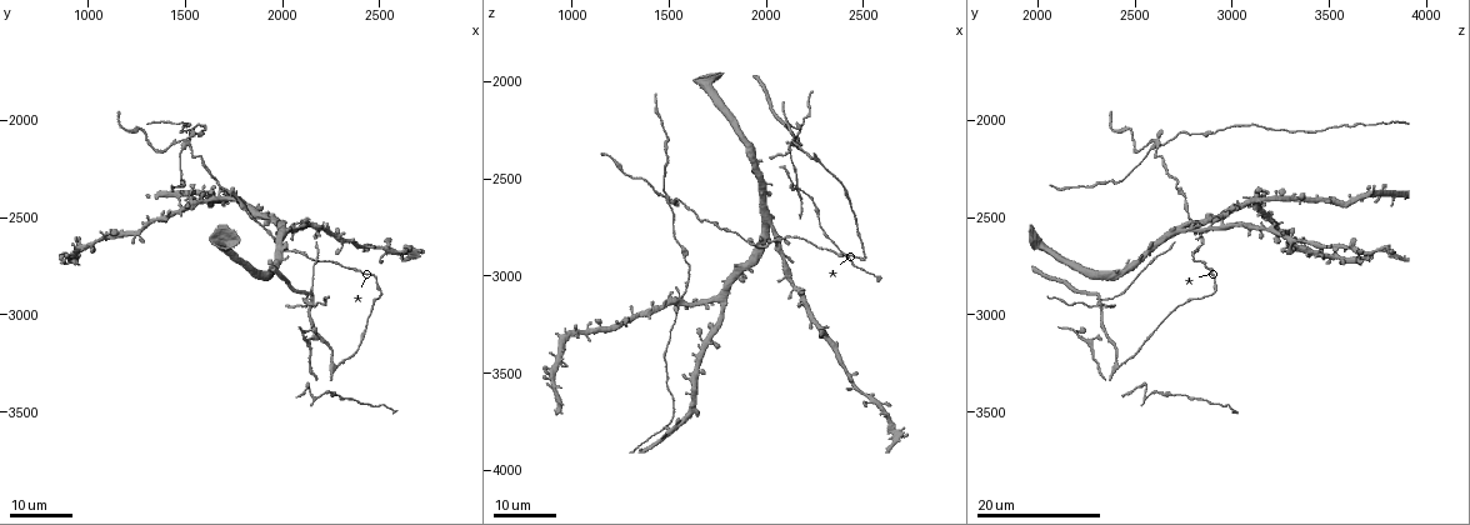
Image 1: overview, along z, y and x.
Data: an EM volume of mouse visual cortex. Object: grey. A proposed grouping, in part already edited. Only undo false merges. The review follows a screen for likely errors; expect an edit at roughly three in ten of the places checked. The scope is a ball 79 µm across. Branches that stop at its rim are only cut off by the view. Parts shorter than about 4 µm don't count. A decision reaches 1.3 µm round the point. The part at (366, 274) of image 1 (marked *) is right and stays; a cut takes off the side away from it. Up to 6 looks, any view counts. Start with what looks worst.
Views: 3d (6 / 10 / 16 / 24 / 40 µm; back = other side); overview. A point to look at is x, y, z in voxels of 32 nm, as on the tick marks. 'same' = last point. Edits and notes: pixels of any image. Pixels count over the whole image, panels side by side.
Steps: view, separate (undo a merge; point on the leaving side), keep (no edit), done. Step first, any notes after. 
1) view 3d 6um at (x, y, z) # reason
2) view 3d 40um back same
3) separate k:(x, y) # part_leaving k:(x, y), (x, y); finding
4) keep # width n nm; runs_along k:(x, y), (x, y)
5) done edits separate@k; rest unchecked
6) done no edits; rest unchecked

view 3d 16um at (2190, 3110, 2350) # branch point

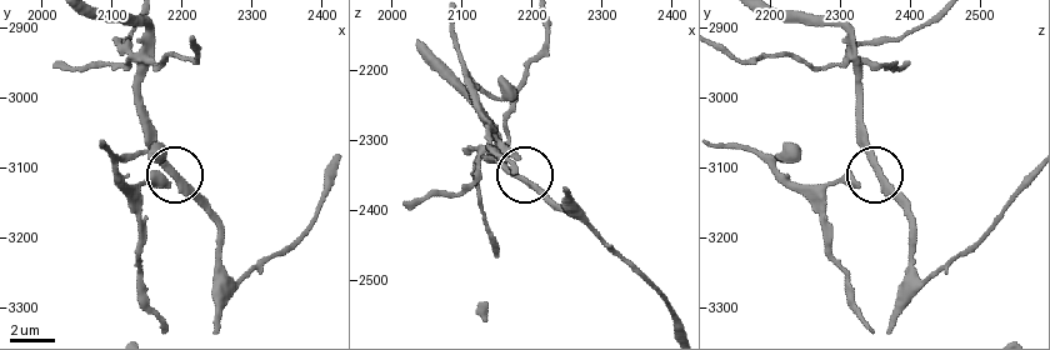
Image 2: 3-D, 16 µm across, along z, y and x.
view 3d 10um at (2195, 3110, 2355) # closer look

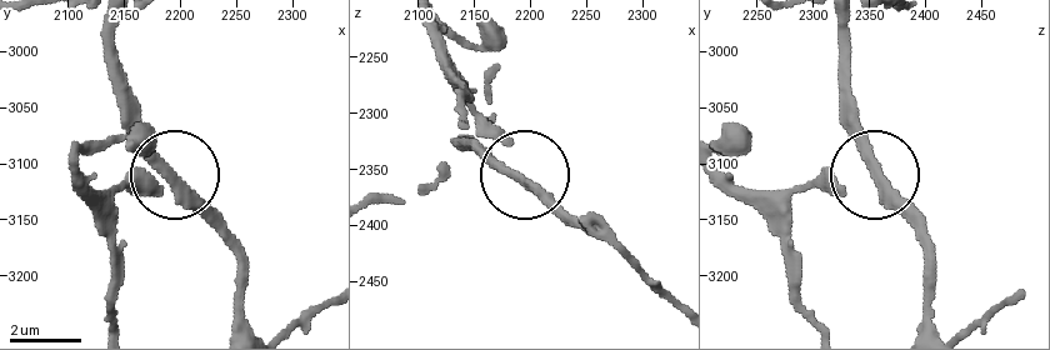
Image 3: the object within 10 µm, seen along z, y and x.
keep # side_arm 25 um; runs_along 3:(254, 326), (243, 246), (123, 115); one neuron here

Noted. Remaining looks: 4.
view 3d 24um at (1900, 2550, 2820) # a fork

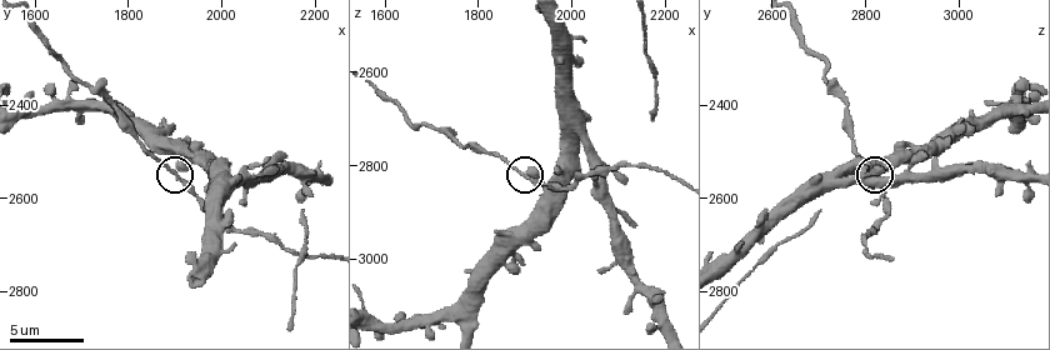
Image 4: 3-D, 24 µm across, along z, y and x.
view 3d 6um at (1905, 2545, 2820)

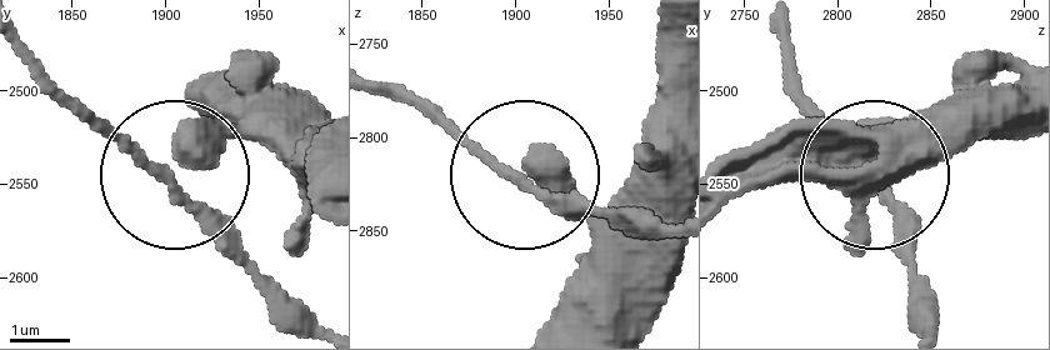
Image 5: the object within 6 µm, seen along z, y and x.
keep # arms 3; runs_along 5:(311, 319), (181, 184), (261, 99); continuous, no second neuron

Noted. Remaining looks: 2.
view 3d 16um at (2500, 2880, 2910) # sudden change in width

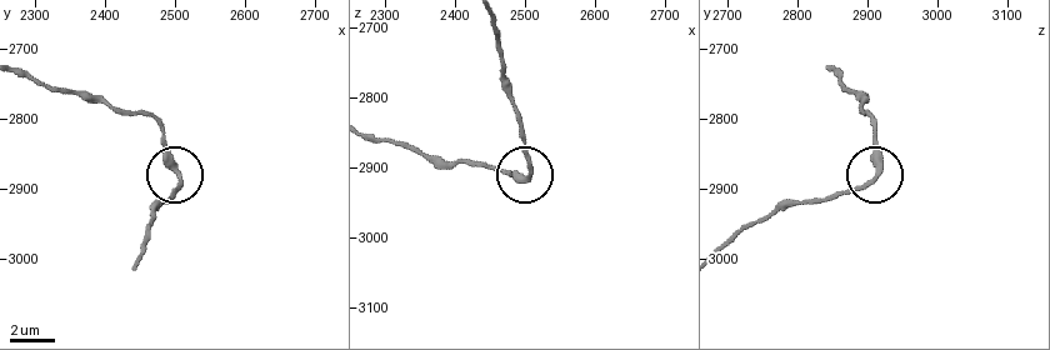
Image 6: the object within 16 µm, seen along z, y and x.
view 3d 10um at (2510, 2890, 2905) # zoom in

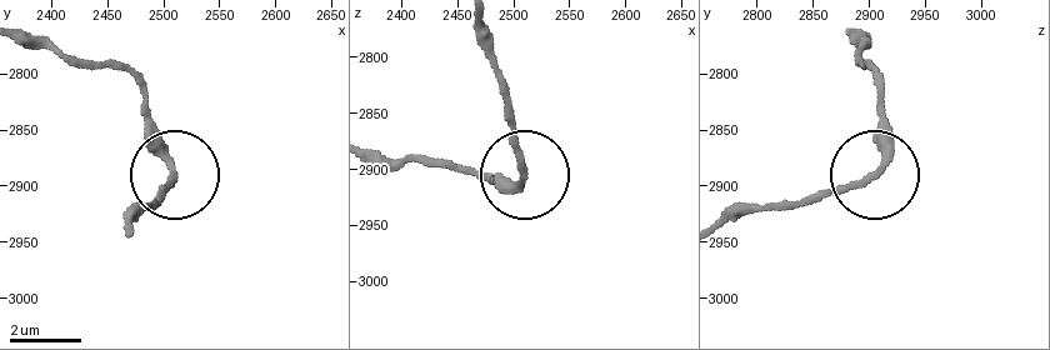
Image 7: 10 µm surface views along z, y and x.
keep # width 240 nm; runs_along 7:(93, 63), (140, 89), (146, 143), (170, 173), (161, 206); all the same neuron

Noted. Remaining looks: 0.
done no edits; rest unchecked

